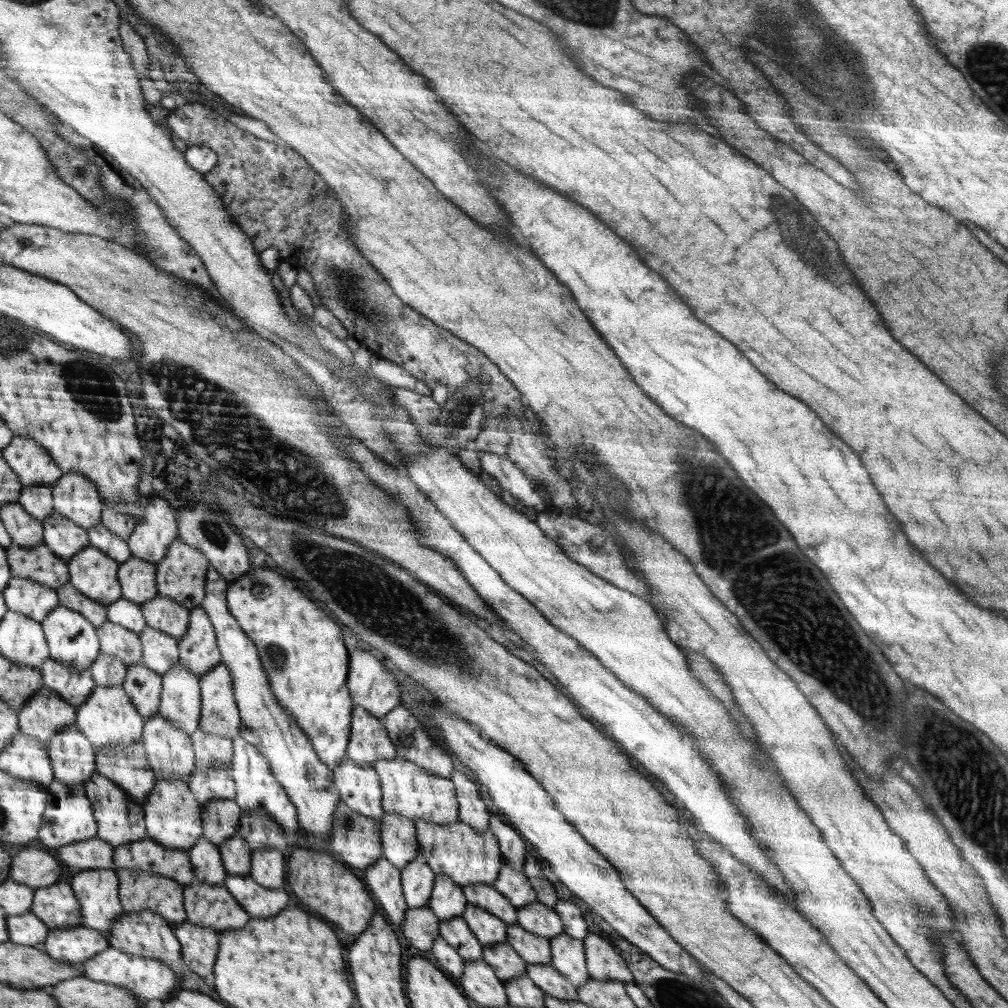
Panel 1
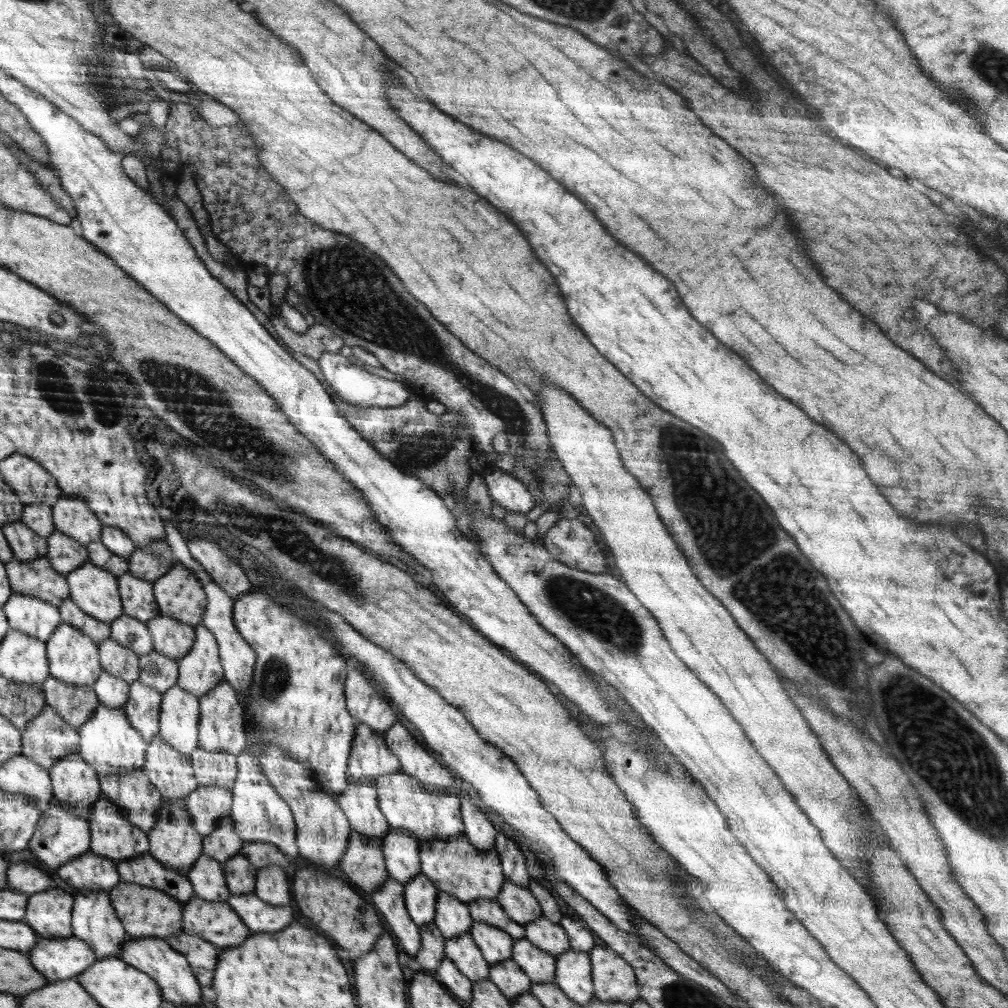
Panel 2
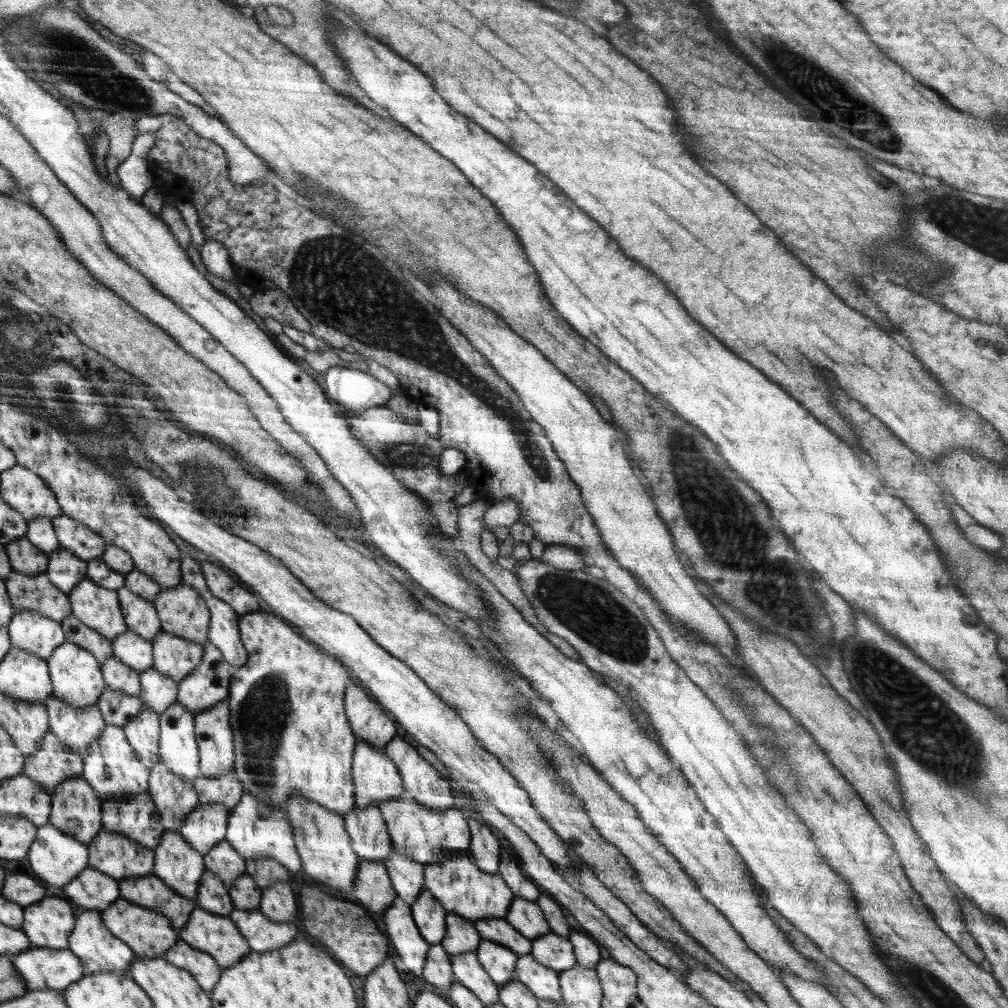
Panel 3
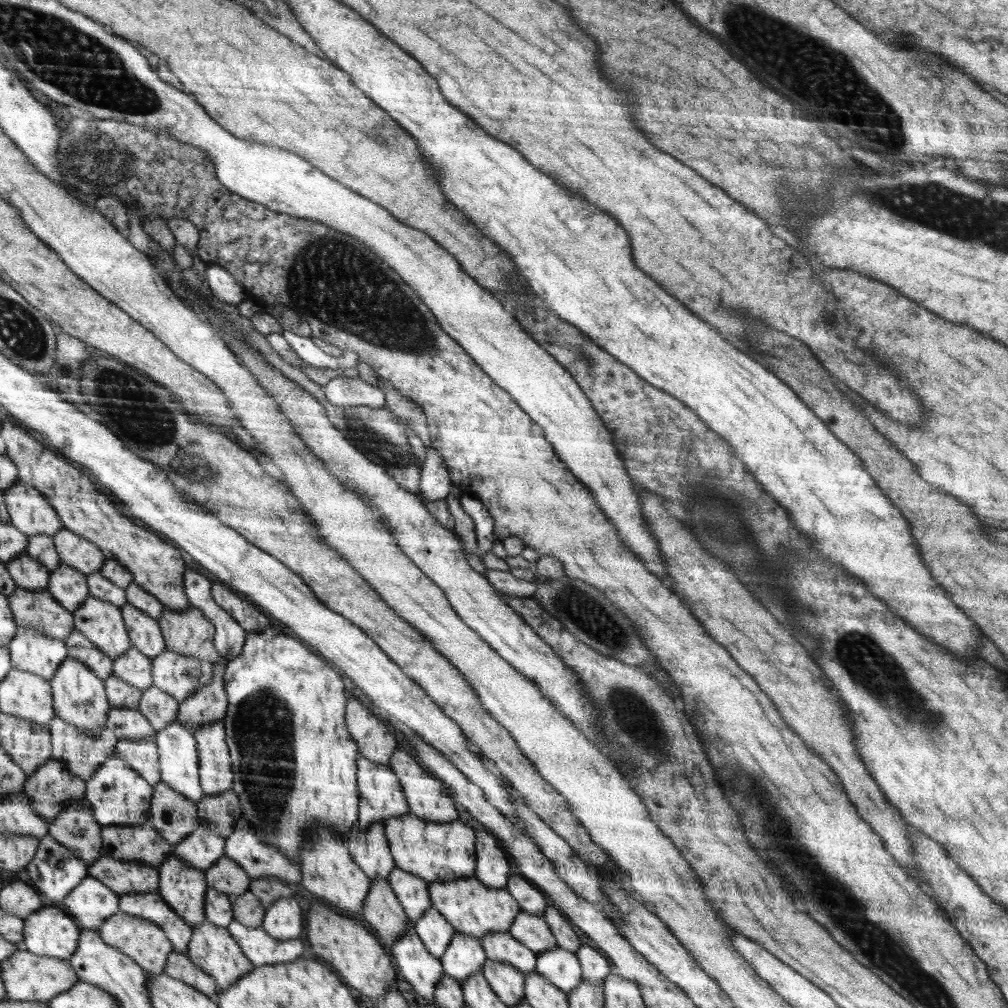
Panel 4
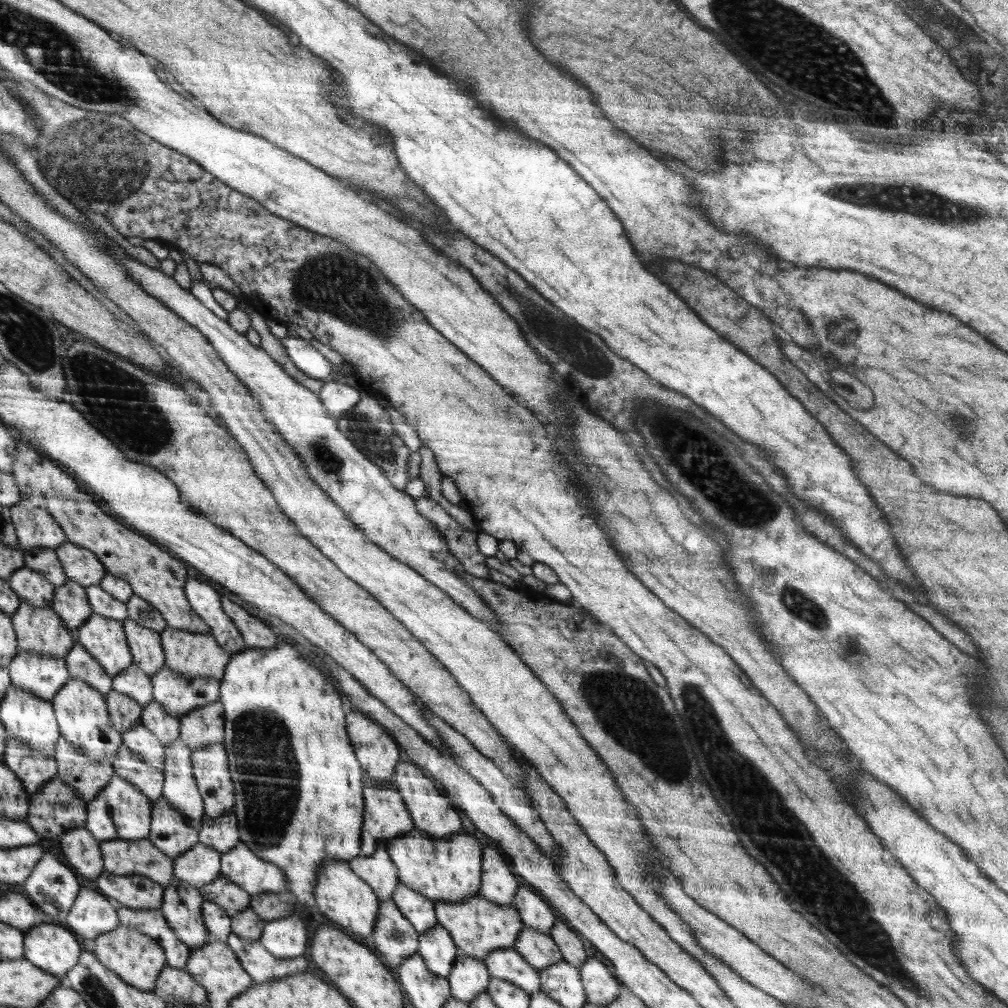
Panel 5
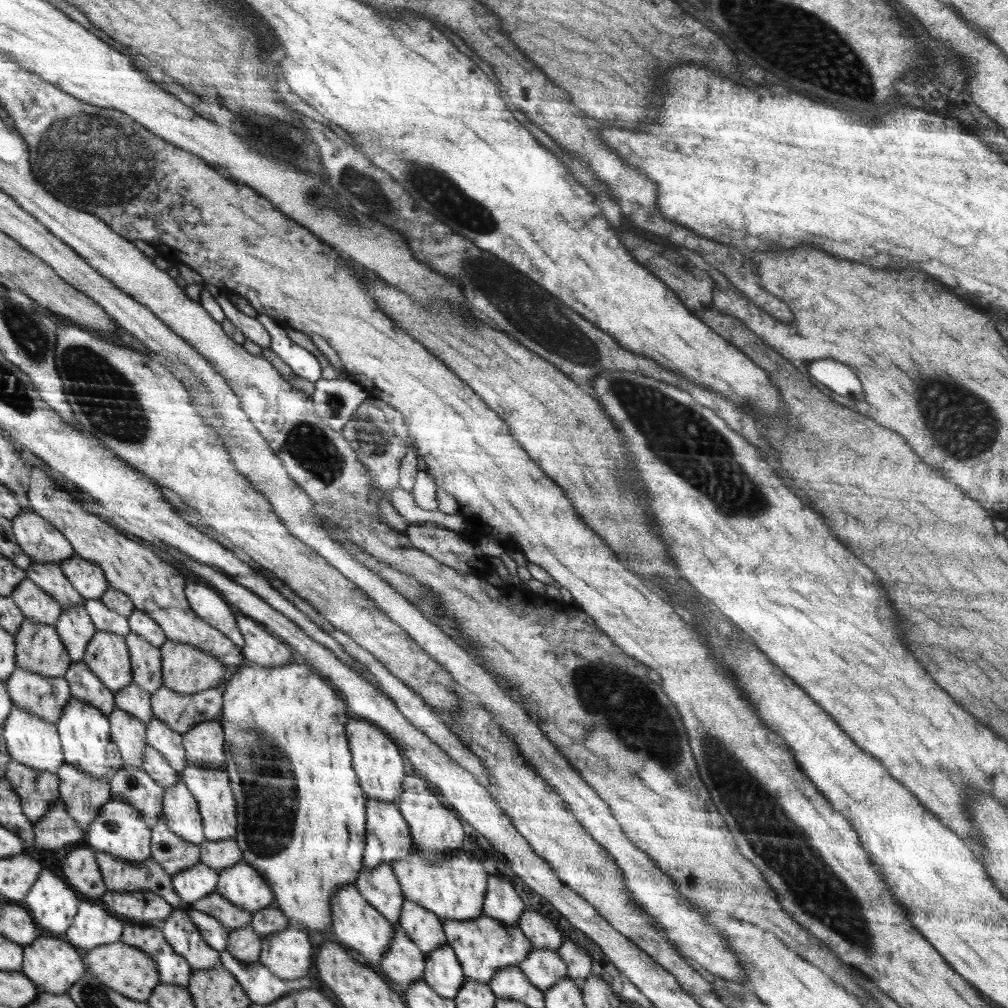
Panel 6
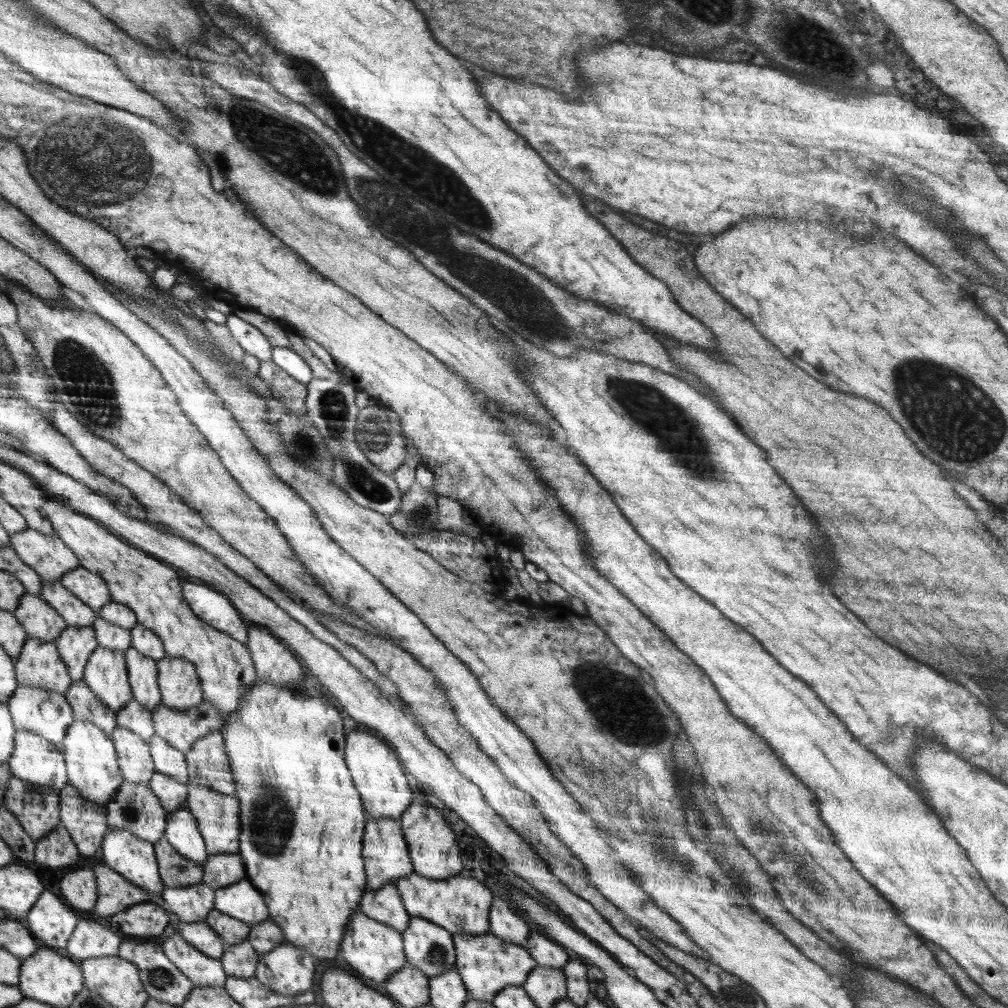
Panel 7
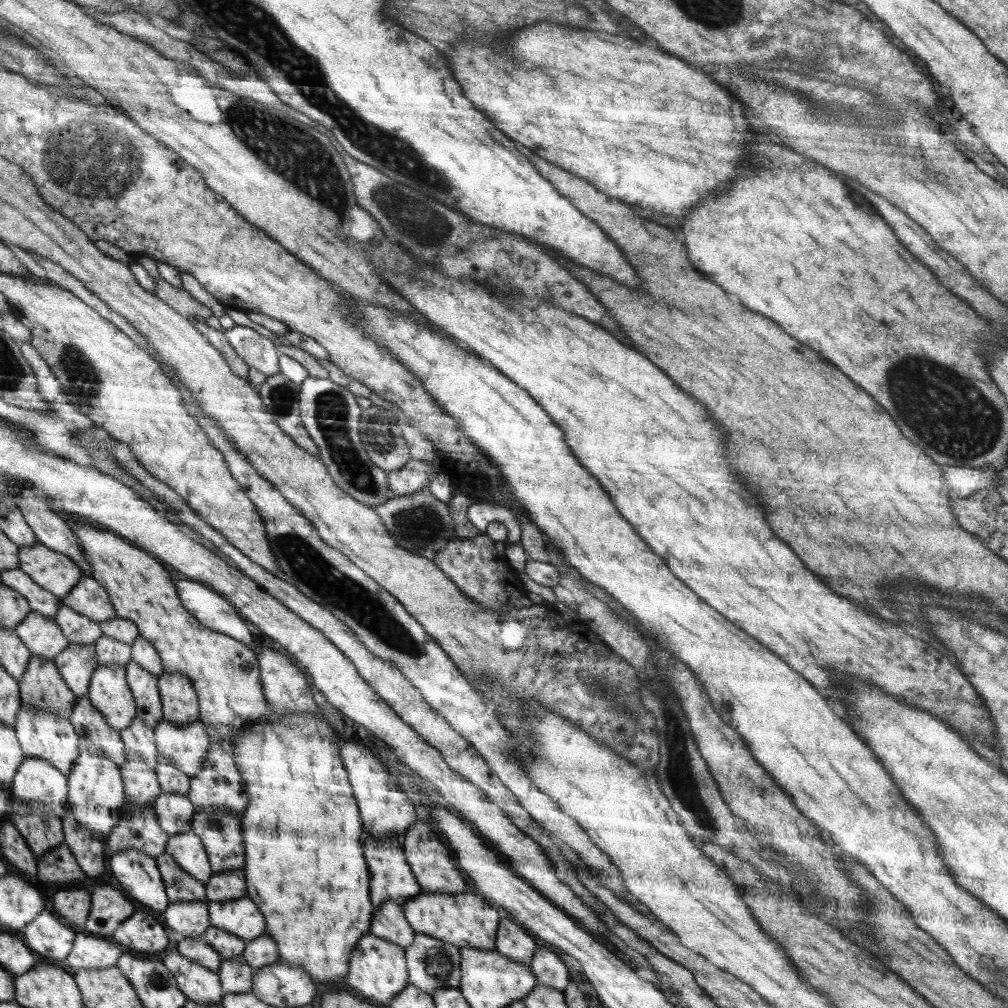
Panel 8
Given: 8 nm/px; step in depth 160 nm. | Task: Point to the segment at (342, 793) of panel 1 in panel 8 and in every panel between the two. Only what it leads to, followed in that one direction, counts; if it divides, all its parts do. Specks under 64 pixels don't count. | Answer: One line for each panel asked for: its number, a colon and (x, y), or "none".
2: (359, 802)
3: (368, 830)
4: (370, 849)
5: (380, 872)
6: (379, 885)
7: (385, 904)
8: (389, 923)

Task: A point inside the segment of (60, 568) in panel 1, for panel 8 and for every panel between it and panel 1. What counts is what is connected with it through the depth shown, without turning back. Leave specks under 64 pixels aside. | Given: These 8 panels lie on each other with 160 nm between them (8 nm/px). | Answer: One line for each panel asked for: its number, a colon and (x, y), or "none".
2: (38, 579)
3: (36, 593)
4: (39, 610)
5: (41, 630)
6: (38, 648)
7: (39, 665)
8: (42, 687)

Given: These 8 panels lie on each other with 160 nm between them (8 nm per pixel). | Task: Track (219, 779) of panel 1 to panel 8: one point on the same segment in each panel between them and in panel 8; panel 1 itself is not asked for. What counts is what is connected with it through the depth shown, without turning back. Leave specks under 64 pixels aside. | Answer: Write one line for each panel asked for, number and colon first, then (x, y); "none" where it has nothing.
2: (208, 804)
3: (206, 825)
4: (201, 849)
5: (200, 865)
6: (192, 885)
7: (193, 903)
8: (190, 919)

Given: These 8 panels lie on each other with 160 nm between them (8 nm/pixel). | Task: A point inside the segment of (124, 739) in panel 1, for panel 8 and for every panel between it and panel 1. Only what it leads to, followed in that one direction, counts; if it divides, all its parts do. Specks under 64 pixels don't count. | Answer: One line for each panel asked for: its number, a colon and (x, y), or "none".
2: (108, 741)
3: (112, 767)
4: (118, 795)
5: (121, 811)
6: (120, 831)
7: (135, 859)
8: (138, 873)

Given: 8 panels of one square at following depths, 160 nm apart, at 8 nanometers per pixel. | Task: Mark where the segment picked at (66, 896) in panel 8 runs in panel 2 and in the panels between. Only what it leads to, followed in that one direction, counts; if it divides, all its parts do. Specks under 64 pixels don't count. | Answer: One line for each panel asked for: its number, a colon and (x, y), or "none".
2: (77, 789)
3: (76, 809)
4: (76, 828)
5: (81, 849)
6: (81, 867)
7: (80, 887)

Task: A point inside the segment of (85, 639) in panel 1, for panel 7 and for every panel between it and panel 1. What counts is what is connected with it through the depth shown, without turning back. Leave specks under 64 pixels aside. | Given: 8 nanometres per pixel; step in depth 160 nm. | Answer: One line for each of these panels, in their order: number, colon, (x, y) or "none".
2: (74, 657)
3: (77, 677)
4: (80, 697)
5: (84, 720)
6: (84, 729)
7: (93, 764)

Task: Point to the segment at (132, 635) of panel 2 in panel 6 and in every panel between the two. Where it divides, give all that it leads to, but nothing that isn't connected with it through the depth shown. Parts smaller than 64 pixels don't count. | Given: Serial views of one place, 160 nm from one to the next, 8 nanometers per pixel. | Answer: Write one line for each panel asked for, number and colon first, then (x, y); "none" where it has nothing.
3: (130, 648)
4: (134, 668)
5: (135, 683)
6: (133, 699)

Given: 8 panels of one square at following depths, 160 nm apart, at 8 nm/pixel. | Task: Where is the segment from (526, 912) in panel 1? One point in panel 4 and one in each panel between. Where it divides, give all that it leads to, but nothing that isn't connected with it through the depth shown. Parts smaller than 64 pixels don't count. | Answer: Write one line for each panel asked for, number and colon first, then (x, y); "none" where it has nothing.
2: (551, 937)
3: (555, 951)
4: (562, 967)

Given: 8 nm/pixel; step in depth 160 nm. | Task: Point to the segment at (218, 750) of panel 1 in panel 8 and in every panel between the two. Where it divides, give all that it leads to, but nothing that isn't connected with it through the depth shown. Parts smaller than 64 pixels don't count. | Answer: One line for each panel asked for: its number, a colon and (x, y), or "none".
2: (216, 768)
3: (226, 790)
4: (221, 812)
5: (221, 833)
6: (220, 854)
7: (219, 871)
8: (226, 885)

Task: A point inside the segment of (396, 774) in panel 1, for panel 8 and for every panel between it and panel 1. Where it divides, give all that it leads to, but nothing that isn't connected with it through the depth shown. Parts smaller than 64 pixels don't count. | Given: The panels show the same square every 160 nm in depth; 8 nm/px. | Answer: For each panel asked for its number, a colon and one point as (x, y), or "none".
2: (407, 806)
3: (426, 835)
4: (437, 852)
5: (443, 870)
6: (455, 888)
7: (462, 905)
8: (463, 920)

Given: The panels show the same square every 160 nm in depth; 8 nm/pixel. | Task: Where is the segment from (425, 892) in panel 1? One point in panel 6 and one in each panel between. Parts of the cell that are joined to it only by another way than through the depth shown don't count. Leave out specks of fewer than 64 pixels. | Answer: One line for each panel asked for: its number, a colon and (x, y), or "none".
2: (420, 894)
3: (429, 915)
4: (435, 931)
5: (436, 947)
6: (443, 972)

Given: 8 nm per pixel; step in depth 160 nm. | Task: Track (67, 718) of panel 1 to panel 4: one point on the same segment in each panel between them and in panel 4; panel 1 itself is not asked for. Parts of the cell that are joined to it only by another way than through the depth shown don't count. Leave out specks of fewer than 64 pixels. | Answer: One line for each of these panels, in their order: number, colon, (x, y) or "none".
2: (48, 738)
3: (55, 762)
4: (53, 788)

